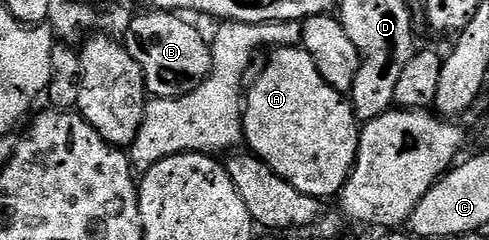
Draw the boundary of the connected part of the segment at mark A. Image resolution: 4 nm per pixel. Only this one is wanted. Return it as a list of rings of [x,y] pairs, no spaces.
[[[275,47],[271,52],[274,53],[263,66],[258,81],[251,88],[249,85],[244,96],[242,134],[245,147],[260,157],[277,176],[296,186],[296,190],[319,198],[337,197],[358,156],[360,121],[354,115],[354,106],[343,93],[320,78],[320,70],[316,70],[316,62],[312,62],[305,48]]]

